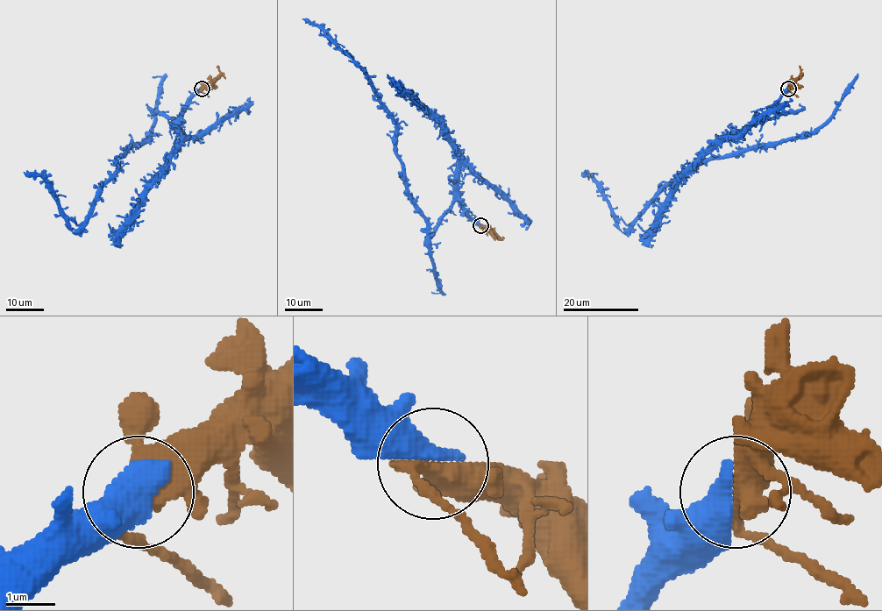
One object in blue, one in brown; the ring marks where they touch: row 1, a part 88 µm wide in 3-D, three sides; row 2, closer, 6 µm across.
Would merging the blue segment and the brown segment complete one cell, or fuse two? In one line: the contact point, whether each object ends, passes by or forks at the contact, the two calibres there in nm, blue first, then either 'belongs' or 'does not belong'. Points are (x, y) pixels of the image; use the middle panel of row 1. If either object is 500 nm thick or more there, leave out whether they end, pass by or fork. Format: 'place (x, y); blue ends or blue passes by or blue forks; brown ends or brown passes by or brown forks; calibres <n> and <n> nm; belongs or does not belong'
place (480, 225); calibres 650 and 500 nm; belongs

